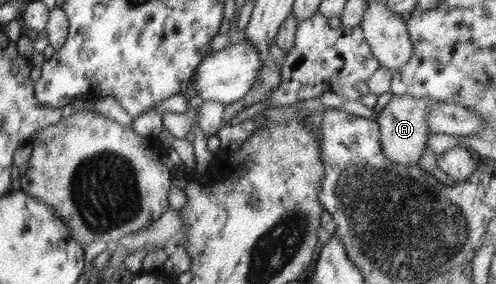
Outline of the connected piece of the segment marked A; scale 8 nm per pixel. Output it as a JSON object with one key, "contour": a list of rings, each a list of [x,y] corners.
{"contour":[[[396,95],[374,118],[379,123],[380,147],[386,159],[396,165],[416,165],[422,157],[429,129],[425,117],[429,107],[440,101],[429,97],[414,97],[410,95]]]}

